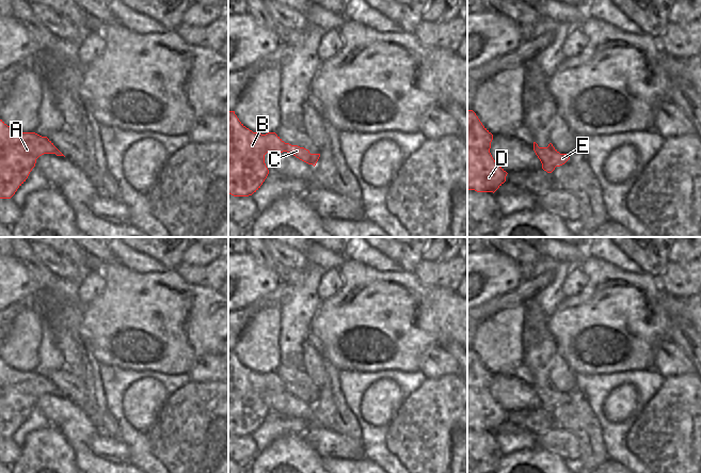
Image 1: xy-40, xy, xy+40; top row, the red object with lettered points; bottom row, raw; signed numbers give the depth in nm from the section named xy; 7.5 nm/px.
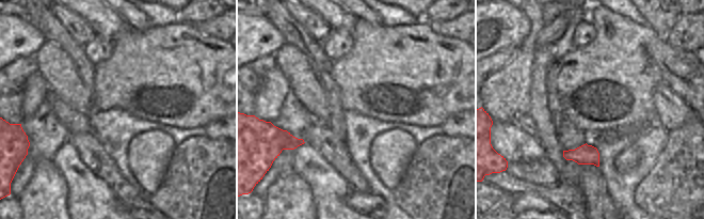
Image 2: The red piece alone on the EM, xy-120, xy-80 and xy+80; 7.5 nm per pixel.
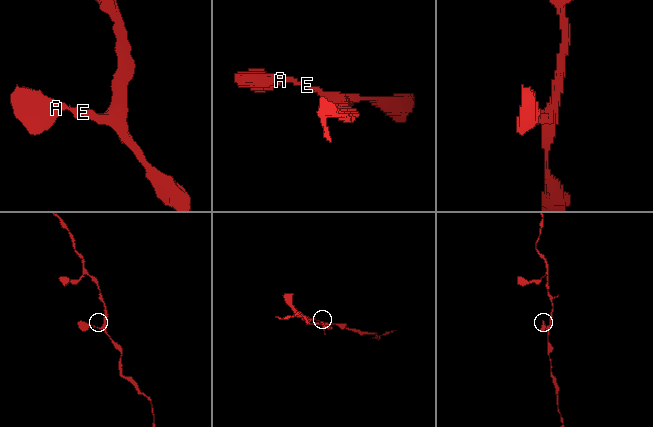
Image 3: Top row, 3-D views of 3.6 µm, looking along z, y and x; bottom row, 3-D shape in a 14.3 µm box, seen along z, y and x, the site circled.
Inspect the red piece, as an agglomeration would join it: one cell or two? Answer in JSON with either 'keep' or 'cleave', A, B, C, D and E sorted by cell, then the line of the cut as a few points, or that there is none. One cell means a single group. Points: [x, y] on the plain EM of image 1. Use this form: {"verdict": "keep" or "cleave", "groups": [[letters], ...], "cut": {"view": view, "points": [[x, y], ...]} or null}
{"verdict": "keep", "groups": [["A", "B", "C", "D", "E"]], "cut": null}

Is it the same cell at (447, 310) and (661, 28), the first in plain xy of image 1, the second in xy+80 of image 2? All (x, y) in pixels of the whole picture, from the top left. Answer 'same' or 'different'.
different

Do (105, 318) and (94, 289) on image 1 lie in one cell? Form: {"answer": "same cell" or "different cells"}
{"answer": "different cells"}

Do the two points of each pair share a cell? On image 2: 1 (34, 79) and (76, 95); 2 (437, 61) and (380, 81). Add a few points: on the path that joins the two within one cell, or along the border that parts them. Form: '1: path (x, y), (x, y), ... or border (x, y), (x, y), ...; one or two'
1: border (37, 71), (49, 89); two
2: path (424, 74), (394, 74); one

